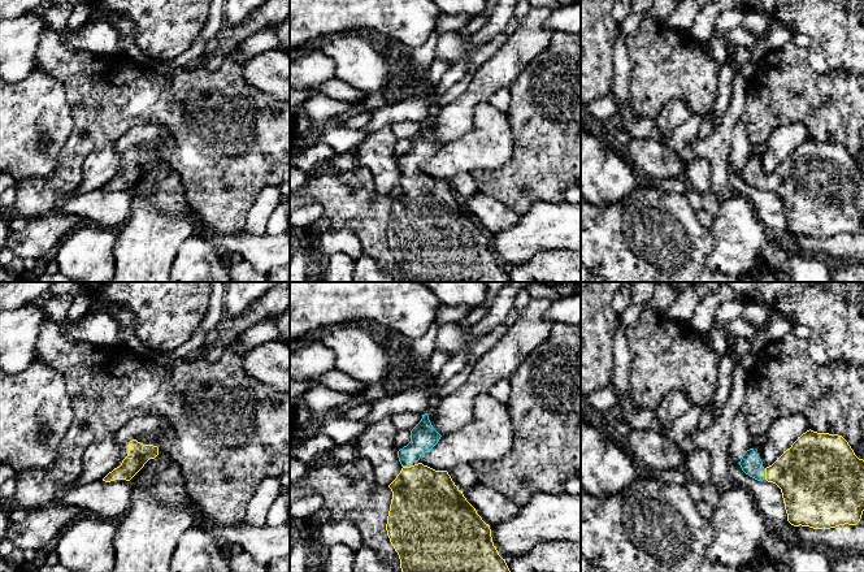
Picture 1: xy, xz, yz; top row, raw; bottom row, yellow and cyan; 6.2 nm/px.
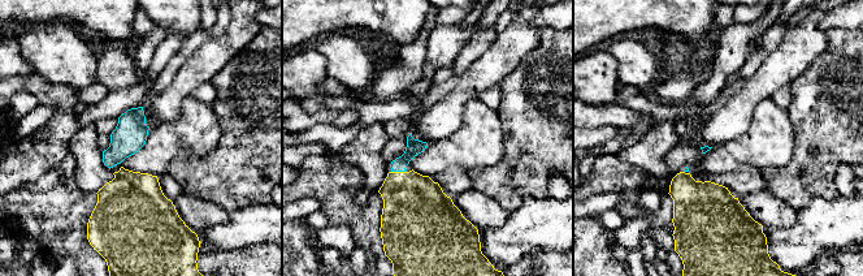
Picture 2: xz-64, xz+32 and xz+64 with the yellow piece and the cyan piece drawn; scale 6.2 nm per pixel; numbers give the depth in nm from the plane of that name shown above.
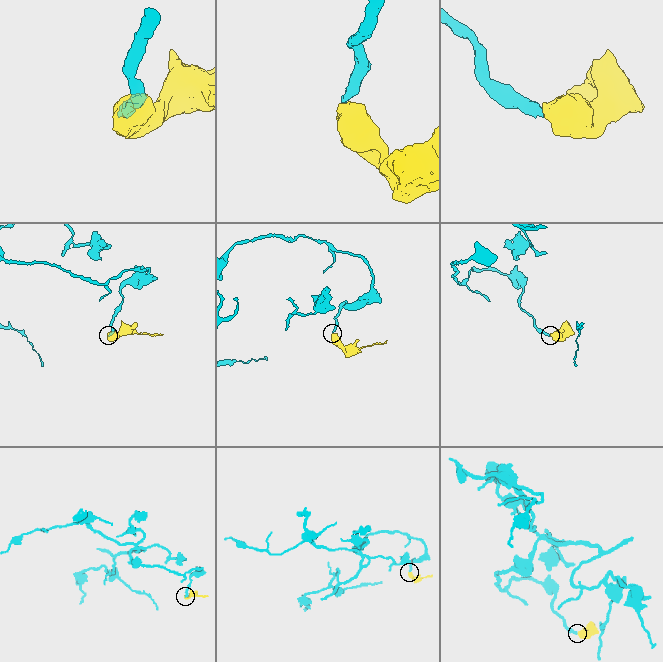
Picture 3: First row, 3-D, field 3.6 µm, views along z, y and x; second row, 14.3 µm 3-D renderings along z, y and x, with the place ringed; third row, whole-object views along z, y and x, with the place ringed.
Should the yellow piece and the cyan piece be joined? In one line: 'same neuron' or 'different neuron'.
same neuron

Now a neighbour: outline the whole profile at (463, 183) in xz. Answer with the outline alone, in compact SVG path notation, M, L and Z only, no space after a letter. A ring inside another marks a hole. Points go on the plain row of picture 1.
M460 172L455 177L447 179L460 200L465 200L478 194L478 185L470 172Z

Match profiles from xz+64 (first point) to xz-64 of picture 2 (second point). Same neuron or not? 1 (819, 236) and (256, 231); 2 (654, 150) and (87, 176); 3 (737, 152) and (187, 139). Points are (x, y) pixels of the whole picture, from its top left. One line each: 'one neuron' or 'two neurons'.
1: one neuron
2: one neuron
3: one neuron

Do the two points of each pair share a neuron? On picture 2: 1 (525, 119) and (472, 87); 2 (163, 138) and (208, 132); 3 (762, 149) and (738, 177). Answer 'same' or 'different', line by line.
1: different
2: same
3: different

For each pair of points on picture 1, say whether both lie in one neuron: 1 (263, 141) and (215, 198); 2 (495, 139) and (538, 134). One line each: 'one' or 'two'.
1: one
2: two

